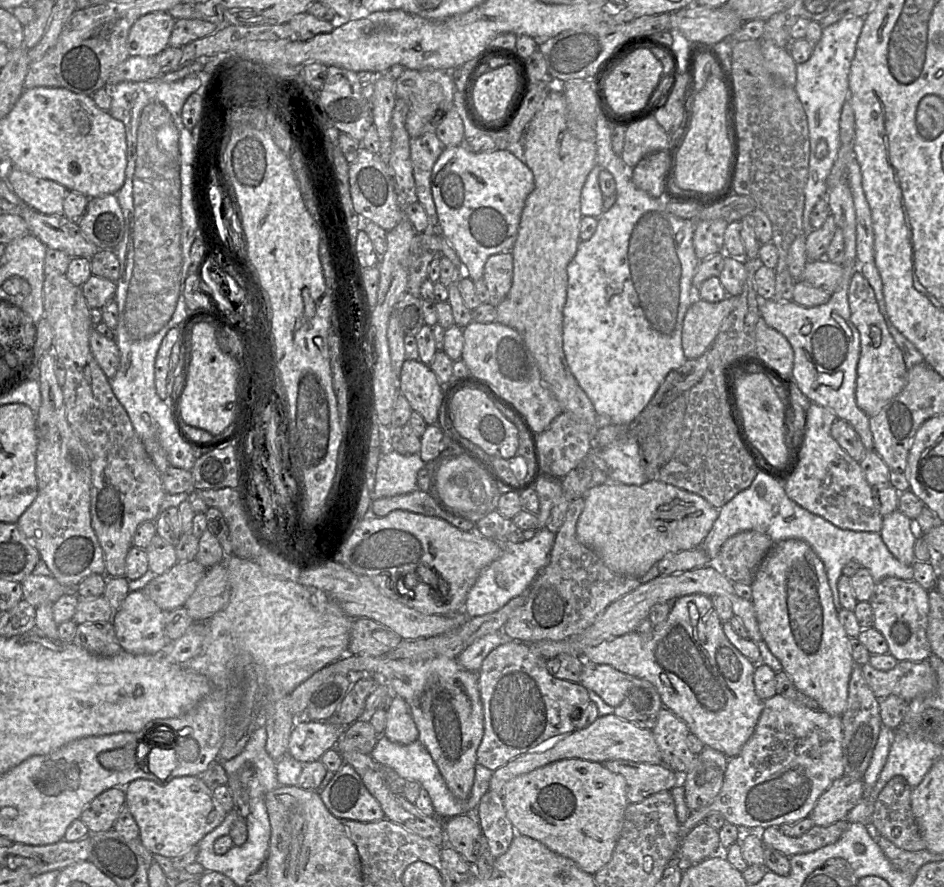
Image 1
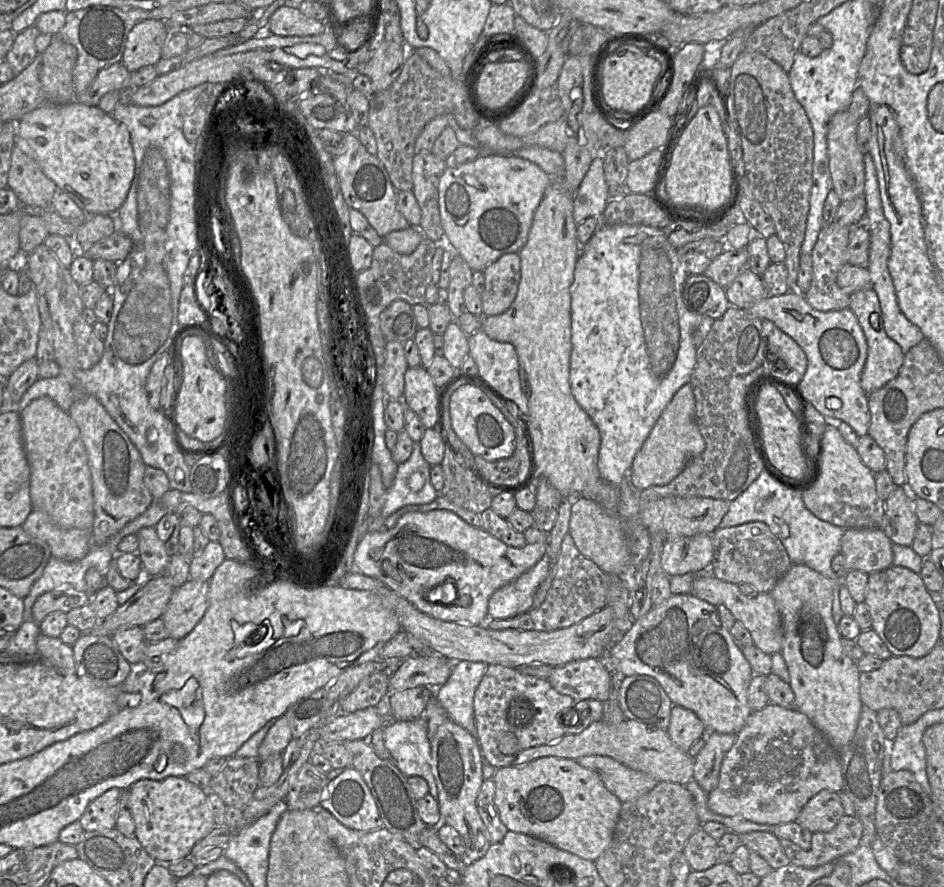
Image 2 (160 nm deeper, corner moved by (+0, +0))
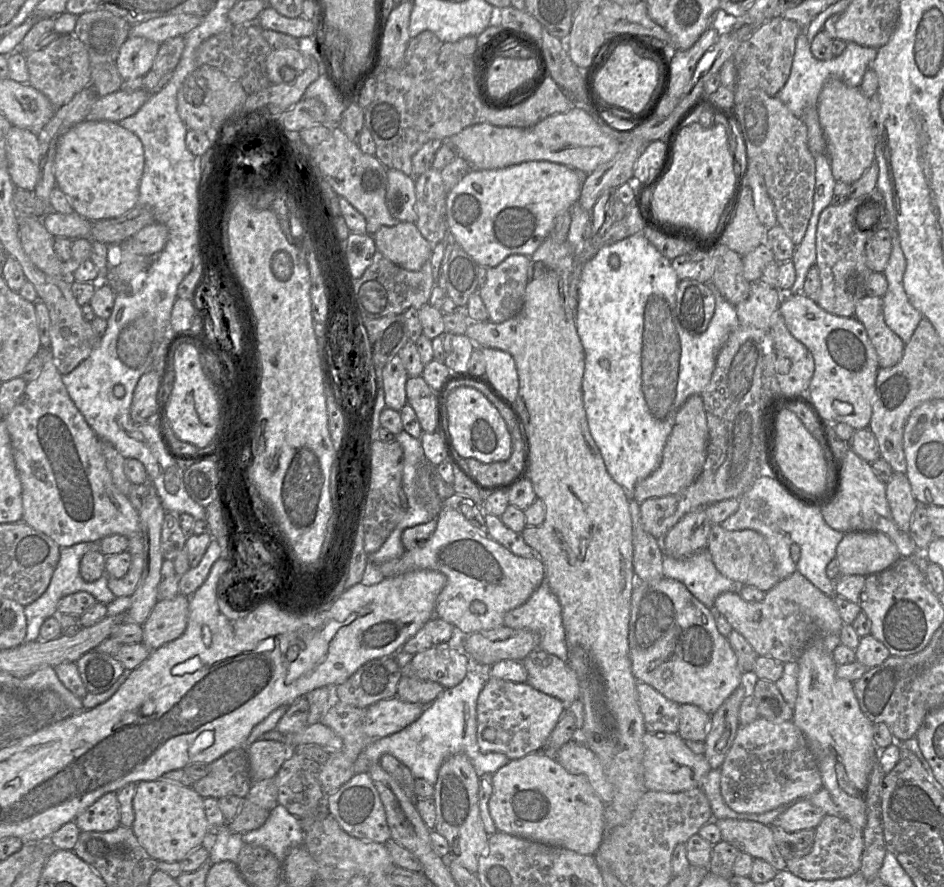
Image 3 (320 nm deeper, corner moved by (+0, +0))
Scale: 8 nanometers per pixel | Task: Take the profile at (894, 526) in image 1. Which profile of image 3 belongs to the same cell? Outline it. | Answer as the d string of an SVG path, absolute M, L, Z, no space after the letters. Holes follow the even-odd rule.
M906 473L892 474L886 484L886 497L890 511L897 526L904 532L909 532L912 515L918 506L918 501L912 493Z

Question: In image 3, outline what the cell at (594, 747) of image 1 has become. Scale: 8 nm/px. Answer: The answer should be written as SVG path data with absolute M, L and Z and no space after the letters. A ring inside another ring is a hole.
M651 733L643 736L644 782L647 790L675 793L700 788L705 776L712 770L703 754L695 754L677 733Z

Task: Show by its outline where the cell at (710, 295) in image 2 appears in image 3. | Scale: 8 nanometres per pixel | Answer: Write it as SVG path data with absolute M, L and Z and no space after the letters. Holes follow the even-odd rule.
M680 280L676 291L676 317L692 335L704 333L715 312L715 297L703 283Z

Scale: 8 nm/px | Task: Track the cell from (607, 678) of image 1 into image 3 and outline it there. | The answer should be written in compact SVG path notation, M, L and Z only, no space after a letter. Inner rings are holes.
M540 649L522 660L527 671L527 683L536 690L555 697L565 705L579 697L579 683L574 670L560 658Z

